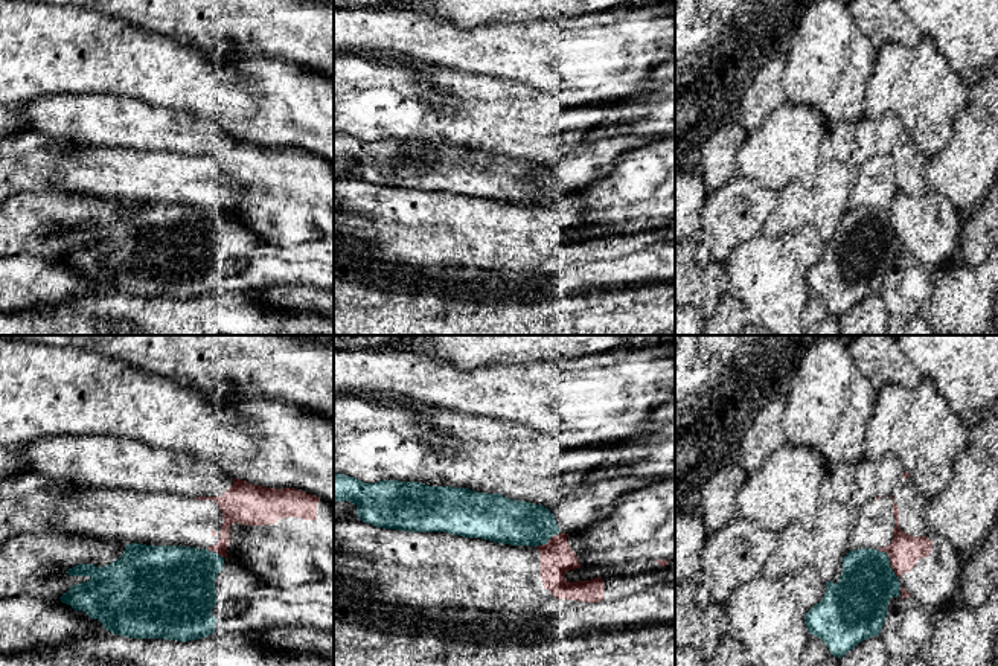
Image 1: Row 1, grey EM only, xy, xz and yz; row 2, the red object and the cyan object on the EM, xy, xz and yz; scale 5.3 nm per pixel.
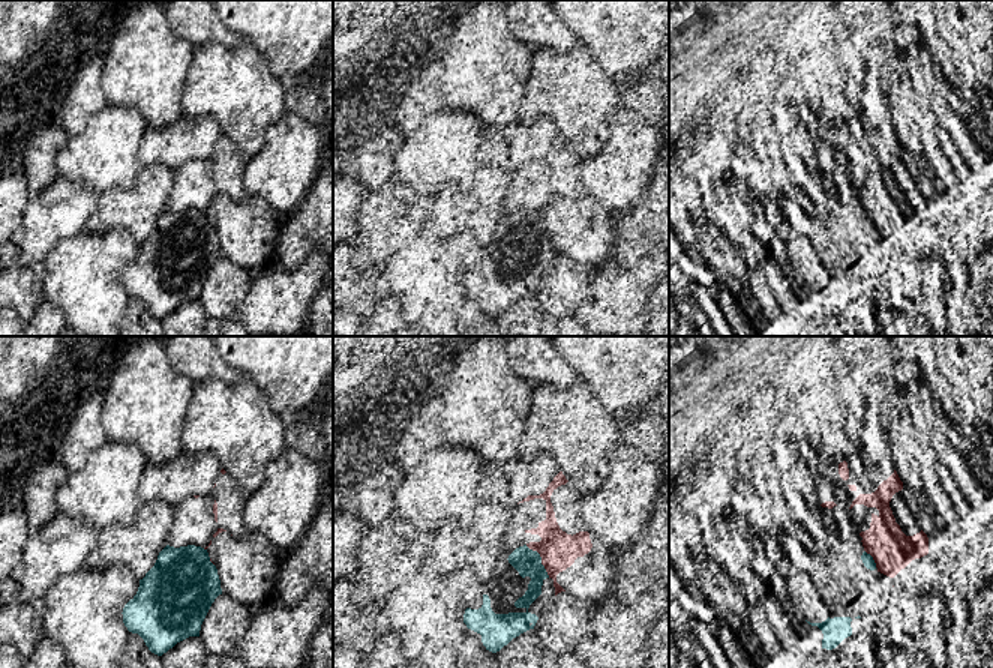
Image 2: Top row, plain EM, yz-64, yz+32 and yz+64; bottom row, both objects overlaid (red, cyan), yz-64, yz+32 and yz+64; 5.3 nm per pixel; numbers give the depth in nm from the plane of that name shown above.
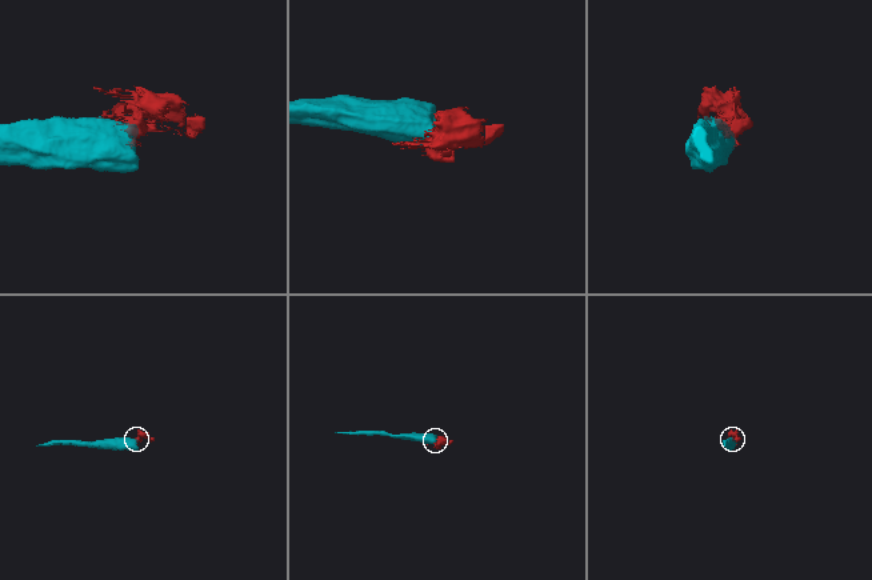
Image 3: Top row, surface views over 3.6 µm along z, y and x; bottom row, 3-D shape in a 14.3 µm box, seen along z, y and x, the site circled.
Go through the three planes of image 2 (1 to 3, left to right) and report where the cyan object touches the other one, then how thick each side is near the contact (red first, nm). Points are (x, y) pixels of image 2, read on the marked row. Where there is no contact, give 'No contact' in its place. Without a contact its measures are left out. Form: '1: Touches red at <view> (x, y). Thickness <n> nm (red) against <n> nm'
1: Touches red at yz-64 (210, 560). Thickness 20 nm (red) against 380 nm
2: Touches red at yz+32 (542, 559). Thickness 200 nm (red) against 140 nm
3: Touches red at yz+64 (873, 559). Thickness 220 nm (red) against 60 nm

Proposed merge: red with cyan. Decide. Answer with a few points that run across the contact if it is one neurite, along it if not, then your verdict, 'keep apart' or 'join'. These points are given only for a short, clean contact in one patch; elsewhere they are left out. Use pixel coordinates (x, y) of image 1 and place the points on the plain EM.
keep apart

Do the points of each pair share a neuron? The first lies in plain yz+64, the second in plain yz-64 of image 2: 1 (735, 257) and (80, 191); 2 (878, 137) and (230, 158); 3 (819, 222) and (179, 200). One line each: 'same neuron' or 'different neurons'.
1: same neuron
2: different neurons
3: different neurons

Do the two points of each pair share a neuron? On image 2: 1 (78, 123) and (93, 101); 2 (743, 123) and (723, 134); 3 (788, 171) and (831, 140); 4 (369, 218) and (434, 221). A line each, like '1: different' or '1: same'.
1: same
2: different
3: different
4: same

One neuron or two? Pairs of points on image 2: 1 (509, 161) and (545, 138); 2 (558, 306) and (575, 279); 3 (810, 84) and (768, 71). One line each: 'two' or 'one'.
1: one
2: one
3: two

